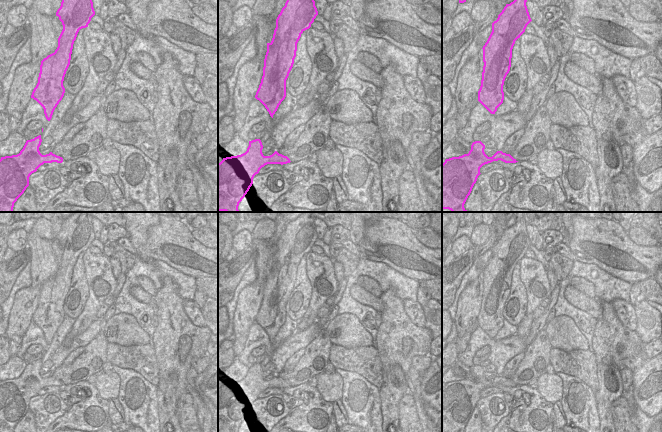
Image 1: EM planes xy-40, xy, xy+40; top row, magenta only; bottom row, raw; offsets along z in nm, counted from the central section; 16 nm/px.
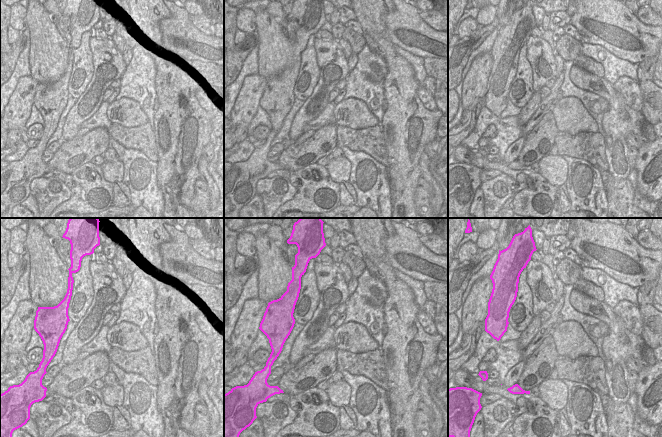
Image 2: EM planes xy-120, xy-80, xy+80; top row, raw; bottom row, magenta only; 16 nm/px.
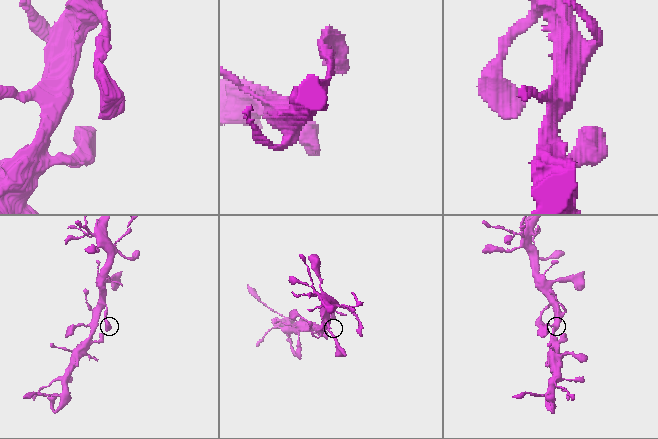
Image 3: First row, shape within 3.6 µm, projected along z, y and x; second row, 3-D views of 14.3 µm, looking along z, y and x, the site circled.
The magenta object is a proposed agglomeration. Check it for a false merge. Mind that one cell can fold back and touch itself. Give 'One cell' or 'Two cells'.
One cell.

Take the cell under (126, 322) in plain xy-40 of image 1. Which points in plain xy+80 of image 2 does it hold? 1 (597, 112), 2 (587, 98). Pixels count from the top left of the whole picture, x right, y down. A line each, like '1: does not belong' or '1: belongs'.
1: does not belong
2: does not belong

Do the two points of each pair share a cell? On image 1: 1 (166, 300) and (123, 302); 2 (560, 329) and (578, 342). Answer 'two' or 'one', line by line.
1: two
2: one

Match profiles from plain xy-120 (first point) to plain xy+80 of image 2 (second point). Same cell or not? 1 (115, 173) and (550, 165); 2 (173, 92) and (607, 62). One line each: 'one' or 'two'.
1: one
2: two

